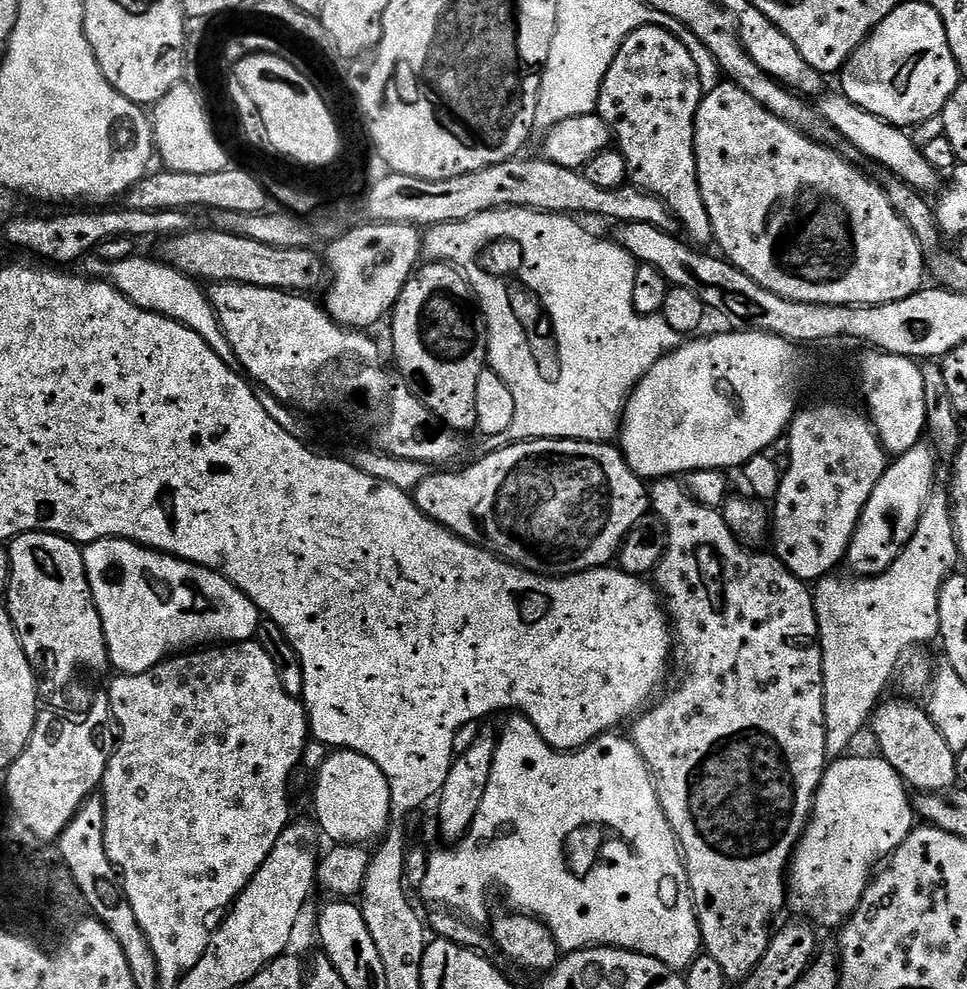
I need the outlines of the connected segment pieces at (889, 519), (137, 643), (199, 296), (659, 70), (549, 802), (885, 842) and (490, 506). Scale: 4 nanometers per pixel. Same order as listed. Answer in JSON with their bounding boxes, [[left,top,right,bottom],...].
[[846,442,938,577],[83,540,262,676],[78,254,236,364],[596,24,713,246],[422,714,702,969],[786,755,918,929],[414,440,650,576]]

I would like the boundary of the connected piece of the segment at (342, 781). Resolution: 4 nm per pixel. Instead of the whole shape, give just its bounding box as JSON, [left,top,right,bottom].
[315,750,393,845]

